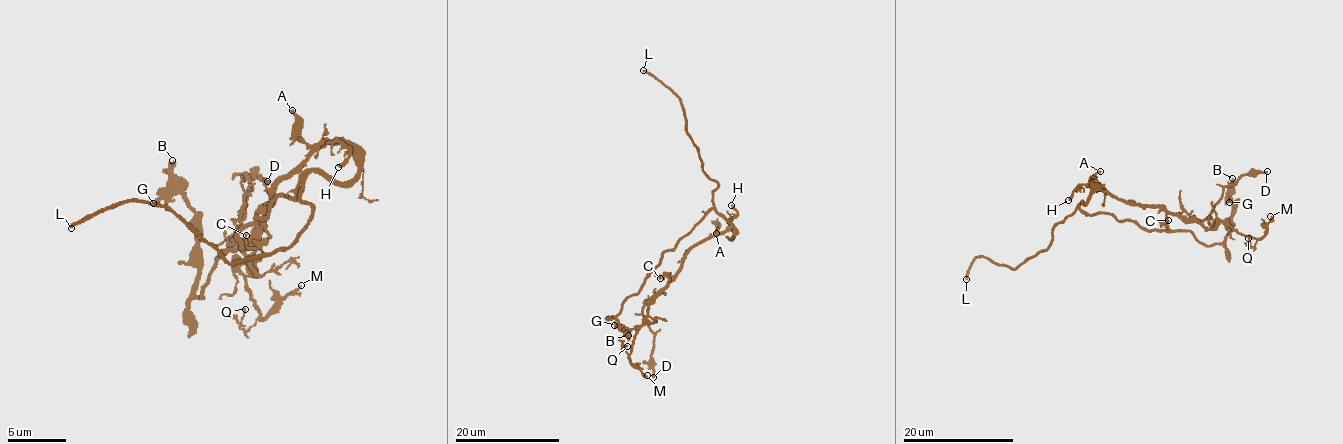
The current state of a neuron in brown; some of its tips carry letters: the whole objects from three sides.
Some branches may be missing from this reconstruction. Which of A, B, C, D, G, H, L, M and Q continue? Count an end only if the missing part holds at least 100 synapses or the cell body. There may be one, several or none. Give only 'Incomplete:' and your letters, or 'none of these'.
Incomplete: L

